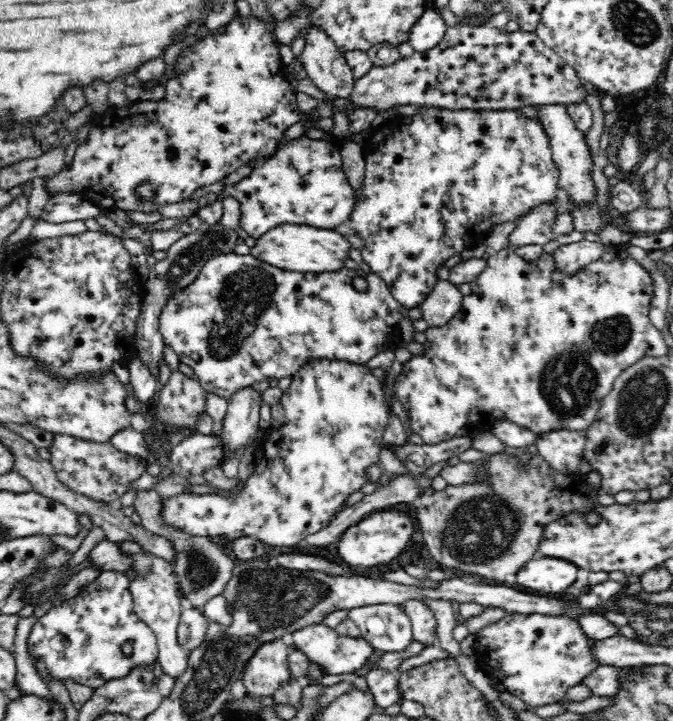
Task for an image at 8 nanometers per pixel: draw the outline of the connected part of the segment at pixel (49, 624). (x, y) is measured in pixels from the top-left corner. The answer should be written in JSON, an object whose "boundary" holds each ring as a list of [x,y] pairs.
{"boundary":[[[118,571],[100,572],[98,577],[76,596],[56,604],[46,614],[37,618],[29,631],[26,649],[44,683],[49,686],[53,680],[65,683],[70,679],[96,689],[110,680],[127,677],[132,669],[144,668],[158,661],[156,635],[135,613],[134,601],[129,591],[130,581],[130,578]]]}

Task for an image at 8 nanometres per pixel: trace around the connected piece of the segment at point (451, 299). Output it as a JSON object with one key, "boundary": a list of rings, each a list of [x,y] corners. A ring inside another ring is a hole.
{"boundary":[[[439,280],[433,292],[419,306],[428,327],[446,324],[459,310],[463,295],[450,280]]]}

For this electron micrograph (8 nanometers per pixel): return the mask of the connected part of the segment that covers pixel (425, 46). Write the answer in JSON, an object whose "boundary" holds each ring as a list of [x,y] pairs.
{"boundary":[[[429,9],[422,13],[422,16],[414,22],[408,34],[408,42],[415,51],[424,52],[434,48],[447,30],[442,15],[436,10]]]}

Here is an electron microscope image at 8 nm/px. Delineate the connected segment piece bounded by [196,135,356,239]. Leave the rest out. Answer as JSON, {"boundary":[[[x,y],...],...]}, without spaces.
{"boundary":[[[299,136],[284,140],[276,152],[264,159],[252,172],[234,185],[226,185],[217,199],[197,211],[209,226],[221,224],[221,200],[232,197],[240,202],[240,232],[260,239],[266,232],[284,224],[306,224],[313,228],[334,229],[349,220],[354,211],[356,193],[342,171],[342,144]]]}

